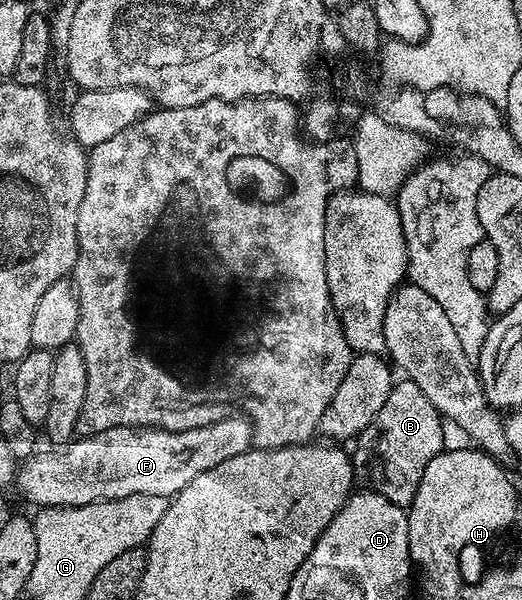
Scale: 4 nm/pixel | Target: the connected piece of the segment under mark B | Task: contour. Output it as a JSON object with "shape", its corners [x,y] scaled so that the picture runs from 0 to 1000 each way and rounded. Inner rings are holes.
{"shape":[[[762,632],[741,657],[741,670],[734,670],[734,683],[718,690],[711,710],[684,728],[680,745],[672,753],[678,795],[692,798],[701,815],[782,848],[803,817],[803,803],[810,803],[810,783],[818,783],[826,763],[849,752],[847,690],[826,677],[826,663],[791,633]]]}

